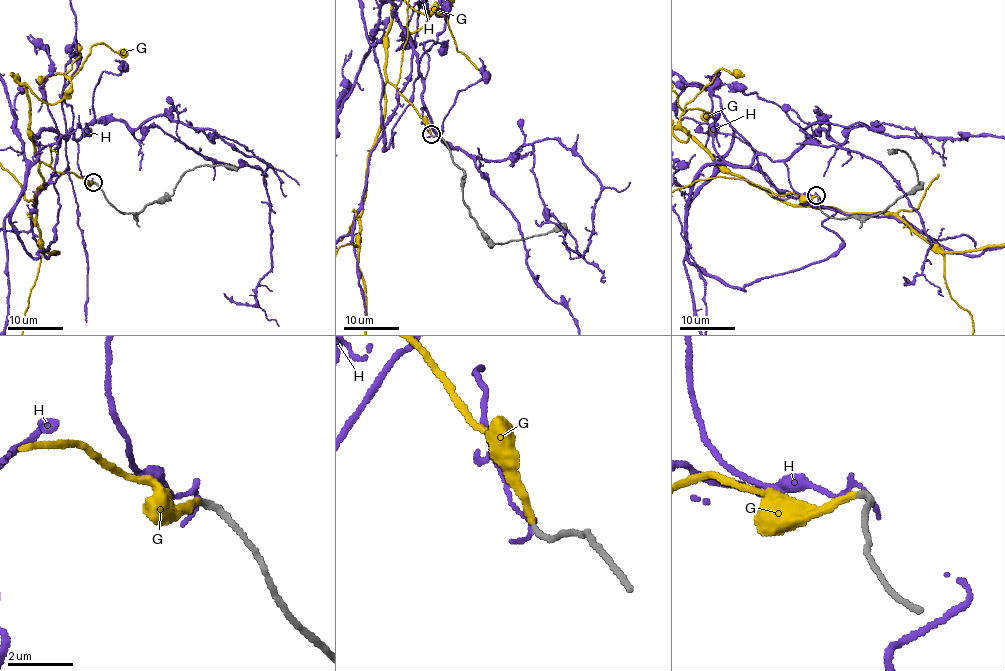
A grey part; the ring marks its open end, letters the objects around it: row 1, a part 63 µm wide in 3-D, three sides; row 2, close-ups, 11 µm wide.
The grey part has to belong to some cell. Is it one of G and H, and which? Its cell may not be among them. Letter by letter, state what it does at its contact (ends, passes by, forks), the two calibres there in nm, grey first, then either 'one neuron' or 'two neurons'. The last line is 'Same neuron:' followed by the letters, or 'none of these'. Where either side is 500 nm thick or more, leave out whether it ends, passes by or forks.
G: it ends; calibres 190 and 240 nm; one neuron
H: it ends; calibres 200 and 170 nm; two neurons
Same neuron: G

